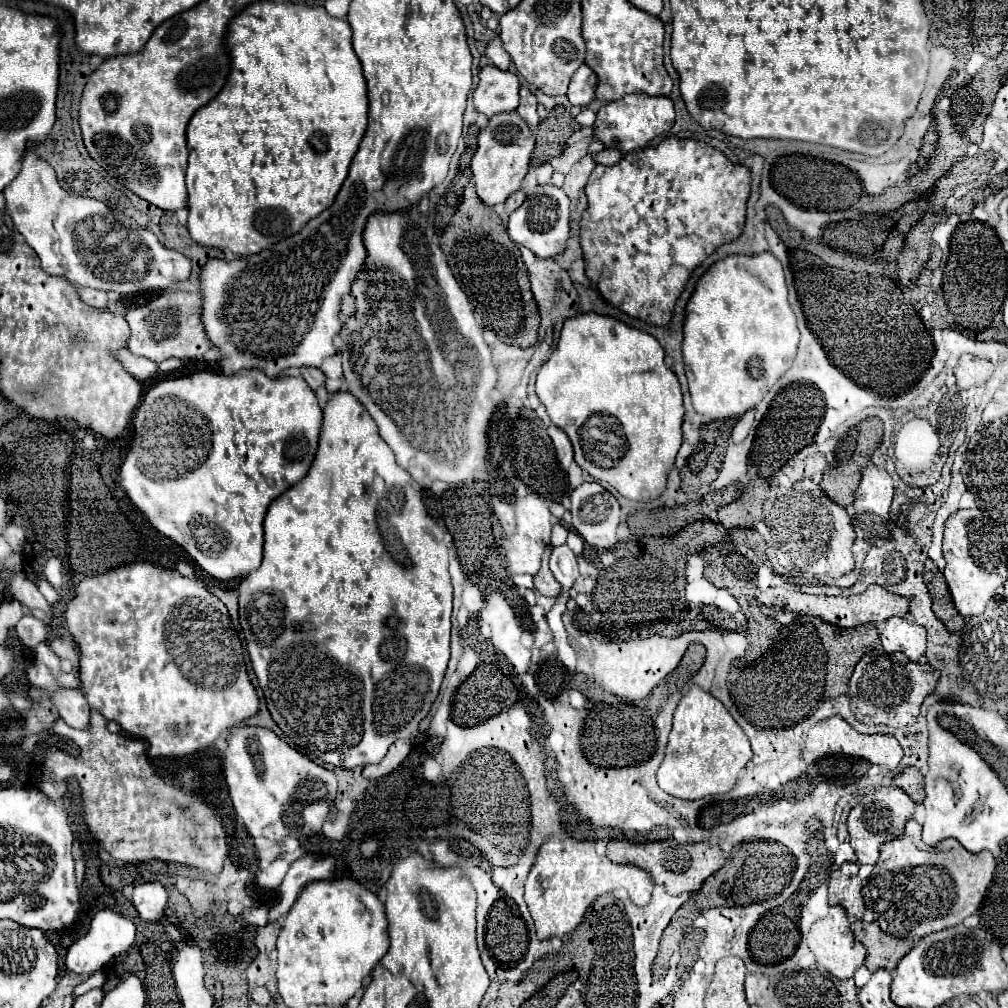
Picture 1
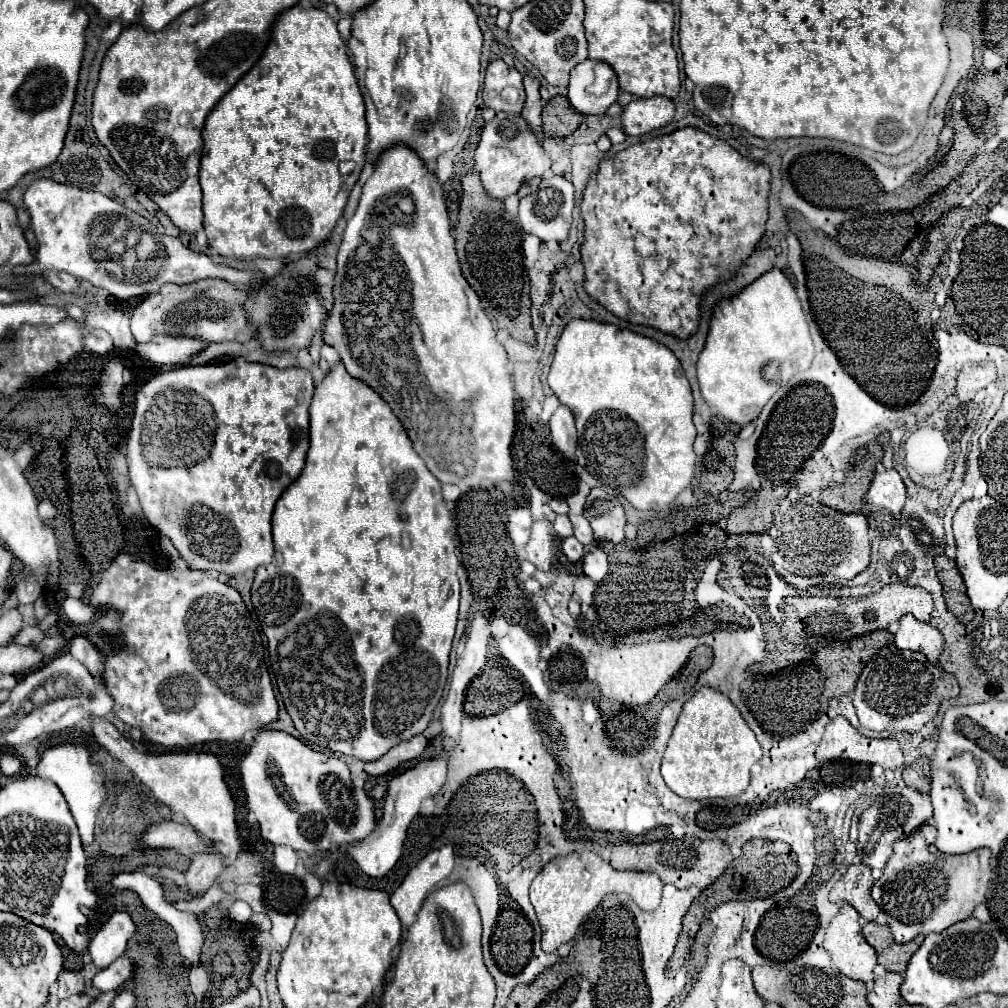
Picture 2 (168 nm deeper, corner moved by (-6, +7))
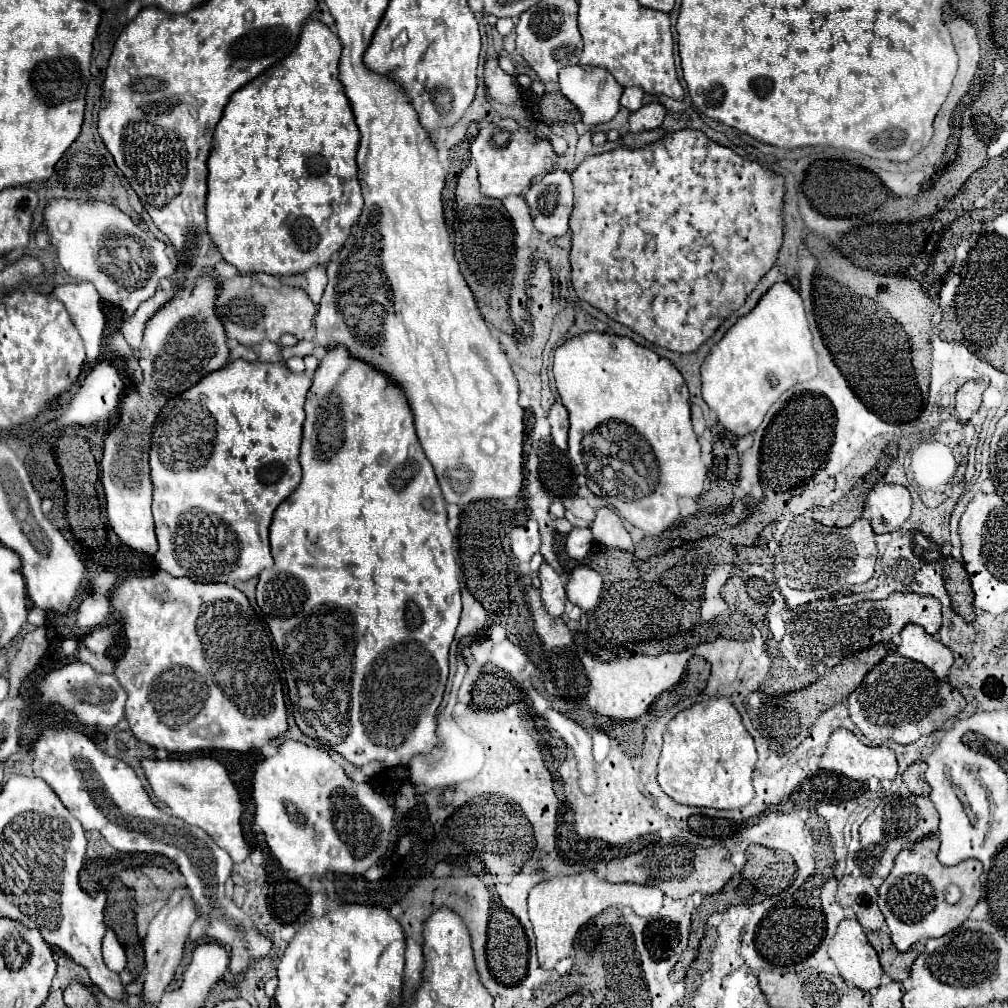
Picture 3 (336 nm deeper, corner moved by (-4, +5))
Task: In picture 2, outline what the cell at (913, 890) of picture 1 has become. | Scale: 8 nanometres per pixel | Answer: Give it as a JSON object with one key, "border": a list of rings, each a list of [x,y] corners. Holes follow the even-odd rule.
{"border":[[[922,825],[906,839],[896,841],[894,855],[890,857],[882,877],[872,887],[872,899],[876,901],[876,905],[880,905],[880,911],[886,913],[888,927],[896,943],[908,943],[918,935],[926,937],[930,933],[940,933],[950,925],[968,919],[974,907],[986,901],[986,892],[993,874],[990,849],[976,849],[964,855],[944,855],[936,849],[934,841],[936,841],[936,827],[932,825]]]}

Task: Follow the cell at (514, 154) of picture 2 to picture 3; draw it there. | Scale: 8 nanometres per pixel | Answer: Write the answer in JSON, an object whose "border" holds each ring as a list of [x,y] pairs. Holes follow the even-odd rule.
{"border":[[[510,117],[480,129],[470,151],[472,151],[472,161],[478,169],[480,191],[486,197],[494,197],[494,199],[504,199],[508,195],[524,195],[532,179],[550,173],[556,163],[554,147],[548,141],[530,133],[526,127],[518,125]]]}

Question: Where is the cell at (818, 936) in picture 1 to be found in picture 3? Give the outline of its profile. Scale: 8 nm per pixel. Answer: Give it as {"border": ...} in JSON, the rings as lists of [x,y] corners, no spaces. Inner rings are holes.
{"border":[[[852,917],[844,919],[828,945],[828,955],[836,963],[840,975],[860,989],[880,985],[882,967],[874,947],[868,943],[862,925]]]}

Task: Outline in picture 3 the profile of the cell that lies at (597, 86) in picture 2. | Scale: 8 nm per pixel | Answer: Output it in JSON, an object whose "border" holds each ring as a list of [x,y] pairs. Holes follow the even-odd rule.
{"border":[[[572,65],[564,67],[560,71],[560,91],[562,95],[578,107],[582,113],[582,121],[588,125],[598,125],[598,123],[608,123],[620,109],[620,95],[622,87],[616,83],[616,79],[610,75],[610,71],[602,67],[590,67],[590,65]]]}

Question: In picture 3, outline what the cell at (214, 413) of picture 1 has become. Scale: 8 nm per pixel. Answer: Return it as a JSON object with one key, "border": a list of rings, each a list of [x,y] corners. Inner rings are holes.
{"border":[[[236,359],[226,367],[212,371],[210,375],[202,377],[196,385],[186,389],[184,393],[168,399],[162,407],[160,417],[152,427],[152,445],[150,445],[150,479],[152,479],[152,513],[156,521],[156,537],[158,537],[158,551],[154,555],[160,569],[170,571],[176,577],[190,577],[202,583],[218,583],[224,577],[246,581],[258,577],[260,571],[272,567],[270,543],[268,543],[268,527],[276,507],[298,487],[302,479],[300,465],[300,439],[302,439],[302,423],[304,423],[304,401],[306,393],[312,385],[312,379],[304,373],[292,373],[282,363],[260,363],[260,361],[244,361]]]}

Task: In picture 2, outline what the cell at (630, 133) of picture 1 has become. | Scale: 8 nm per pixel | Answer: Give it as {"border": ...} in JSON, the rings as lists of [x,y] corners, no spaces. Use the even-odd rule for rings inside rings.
{"border":[[[668,97],[636,99],[622,111],[622,123],[626,135],[644,135],[652,129],[664,127],[674,117],[674,103]]]}

